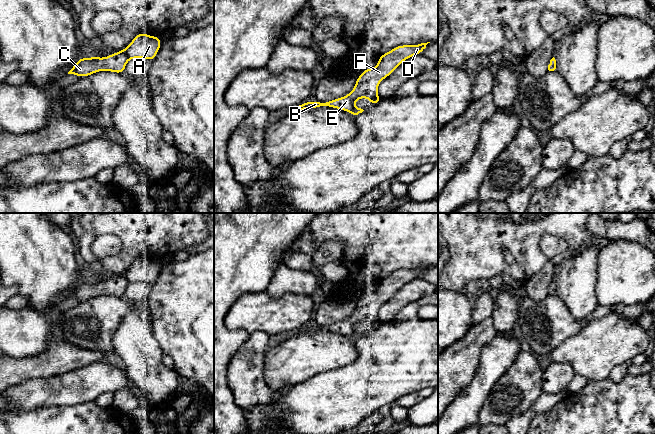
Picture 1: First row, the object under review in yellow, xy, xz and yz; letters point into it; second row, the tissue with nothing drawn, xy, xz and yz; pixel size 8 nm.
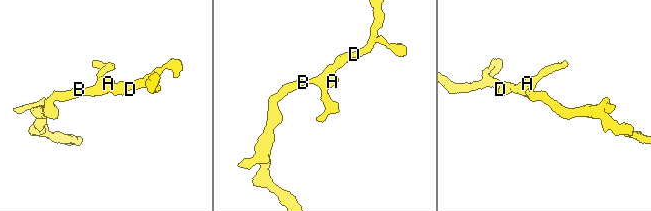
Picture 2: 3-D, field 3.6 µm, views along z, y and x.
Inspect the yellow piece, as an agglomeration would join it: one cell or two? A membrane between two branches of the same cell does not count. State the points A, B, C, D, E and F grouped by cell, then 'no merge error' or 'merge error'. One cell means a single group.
groups A B C D E F; no merge error

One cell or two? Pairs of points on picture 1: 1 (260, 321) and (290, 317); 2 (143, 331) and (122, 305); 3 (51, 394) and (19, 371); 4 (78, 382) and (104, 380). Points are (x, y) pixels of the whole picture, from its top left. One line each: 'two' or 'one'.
1: one
2: two
3: two
4: one

